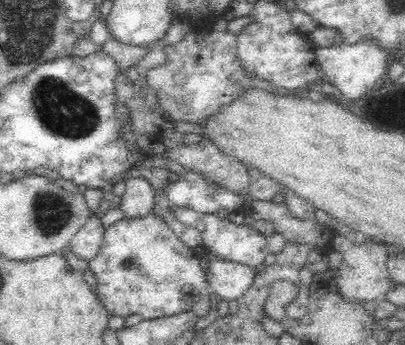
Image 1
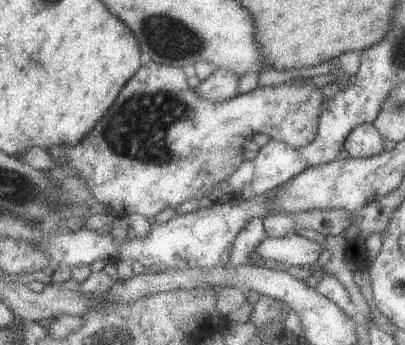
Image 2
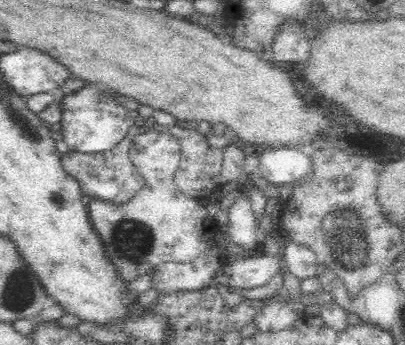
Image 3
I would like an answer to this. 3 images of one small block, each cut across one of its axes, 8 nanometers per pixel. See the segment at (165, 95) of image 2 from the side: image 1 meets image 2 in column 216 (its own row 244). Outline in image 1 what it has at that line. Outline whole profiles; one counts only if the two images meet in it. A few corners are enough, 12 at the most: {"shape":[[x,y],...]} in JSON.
{"shape":[[156,212],[108,226],[92,256],[114,316],[206,318],[196,248]]}

